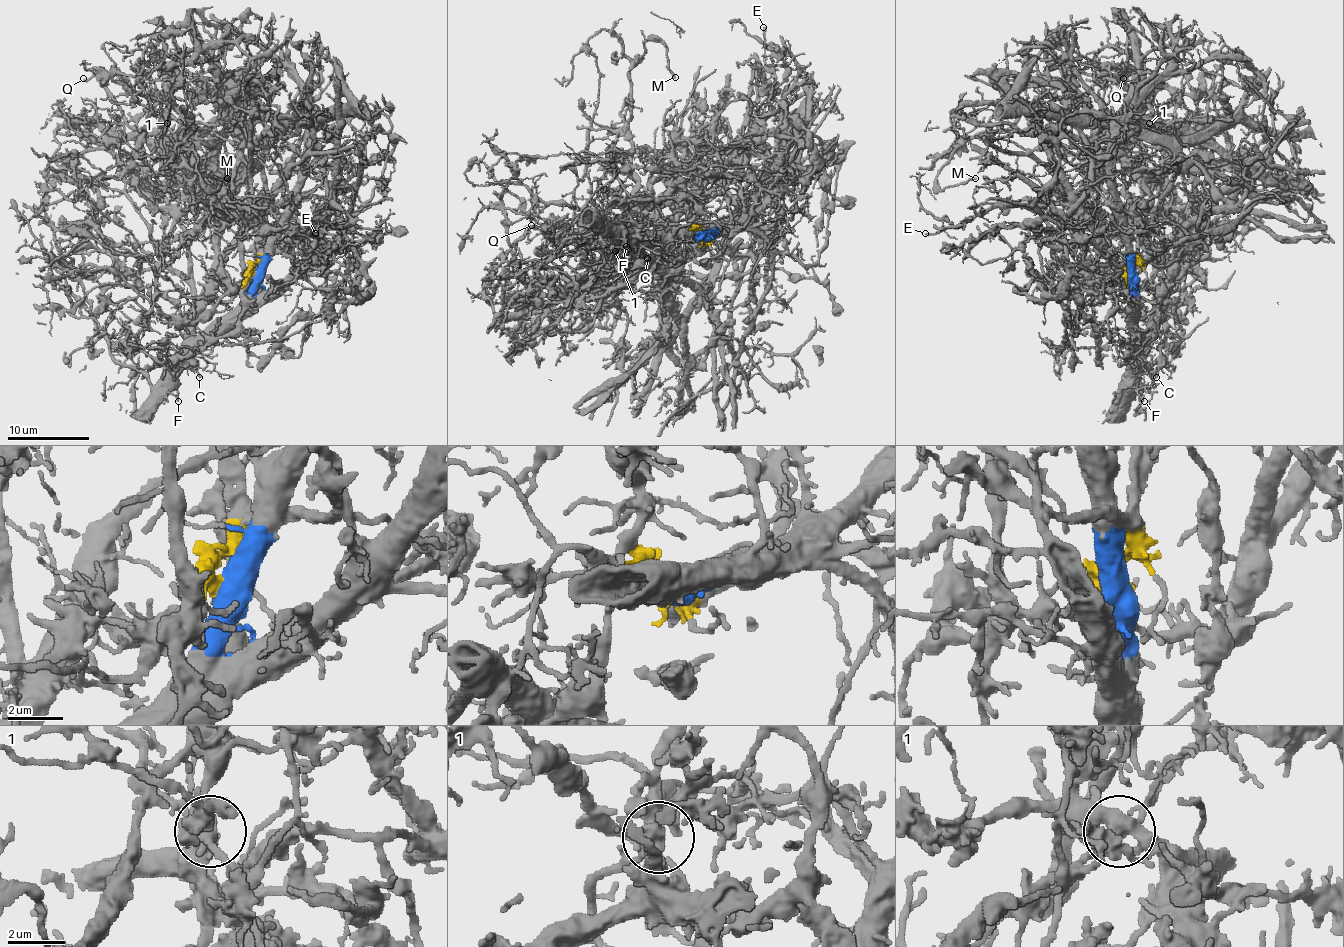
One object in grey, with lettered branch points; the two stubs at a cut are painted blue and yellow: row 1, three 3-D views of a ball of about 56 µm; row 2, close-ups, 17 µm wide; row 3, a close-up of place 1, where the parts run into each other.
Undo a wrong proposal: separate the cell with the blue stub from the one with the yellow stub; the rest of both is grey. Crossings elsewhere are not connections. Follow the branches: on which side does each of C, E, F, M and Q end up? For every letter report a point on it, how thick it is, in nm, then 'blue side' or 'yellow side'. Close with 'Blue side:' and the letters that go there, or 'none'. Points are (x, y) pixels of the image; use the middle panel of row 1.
C: (647, 258) | 160 nm | blue side
E: (763, 27) | 240 nm | blue side
F: (626, 246) | 200 nm | blue side
M: (675, 77) | 200 nm | yellow side
Q: (531, 225) | 170 nm | yellow side
Blue side: C, E, F

